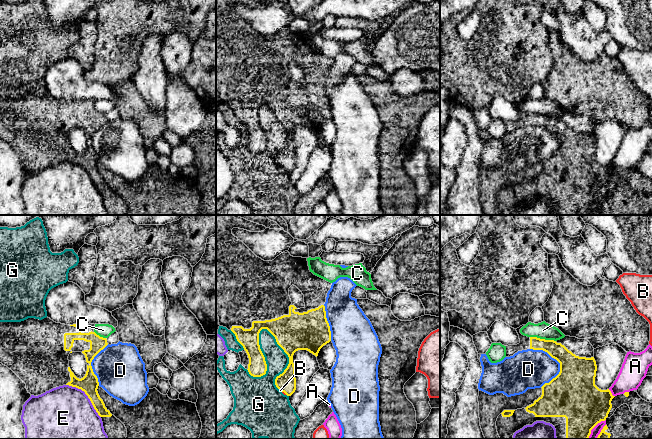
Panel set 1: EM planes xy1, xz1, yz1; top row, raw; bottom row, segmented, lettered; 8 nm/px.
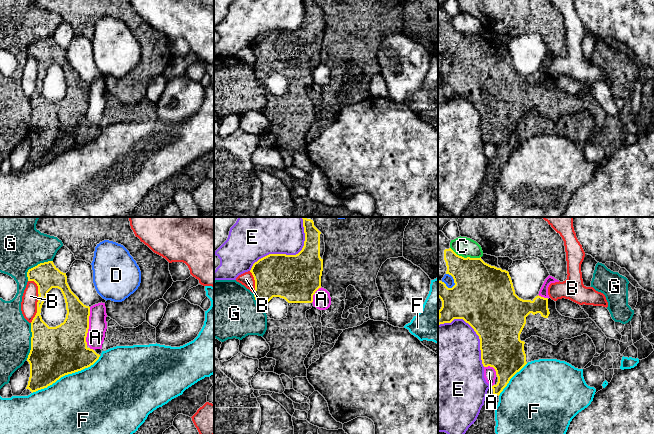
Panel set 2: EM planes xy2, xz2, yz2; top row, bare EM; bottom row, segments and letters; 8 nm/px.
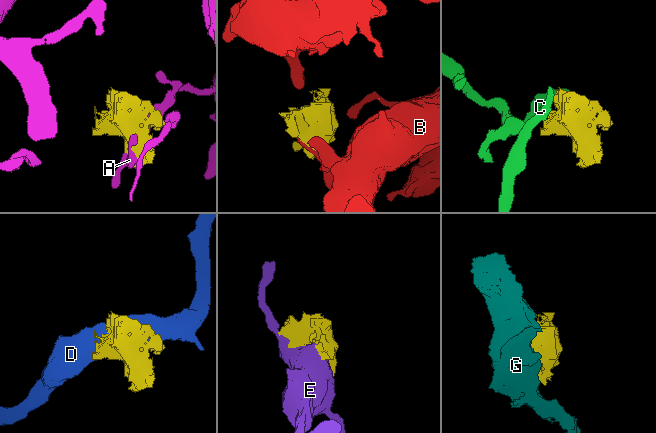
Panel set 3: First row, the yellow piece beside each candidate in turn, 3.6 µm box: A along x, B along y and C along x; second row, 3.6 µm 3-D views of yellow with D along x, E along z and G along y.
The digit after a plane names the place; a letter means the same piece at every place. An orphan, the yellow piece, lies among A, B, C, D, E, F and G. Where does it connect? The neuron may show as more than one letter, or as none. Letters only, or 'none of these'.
none of these

